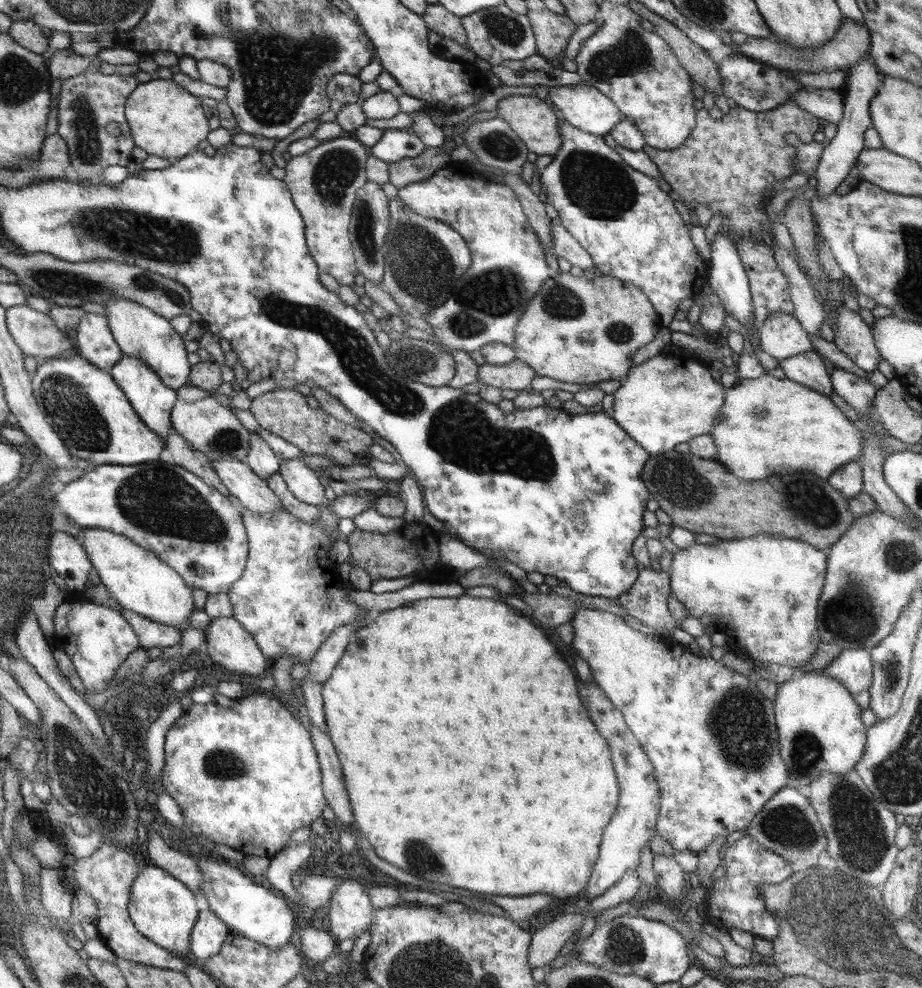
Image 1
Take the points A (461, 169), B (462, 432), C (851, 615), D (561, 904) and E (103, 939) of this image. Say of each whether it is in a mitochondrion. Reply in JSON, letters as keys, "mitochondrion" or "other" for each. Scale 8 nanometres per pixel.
{"A":"other","B":"mitochondrion","C":"mitochondrion","D":"other","E":"other"}

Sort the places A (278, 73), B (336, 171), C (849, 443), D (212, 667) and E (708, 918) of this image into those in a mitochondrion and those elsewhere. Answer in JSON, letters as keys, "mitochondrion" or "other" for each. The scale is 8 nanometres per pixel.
{"A":"mitochondrion","B":"mitochondrion","C":"other","D":"other","E":"other"}

